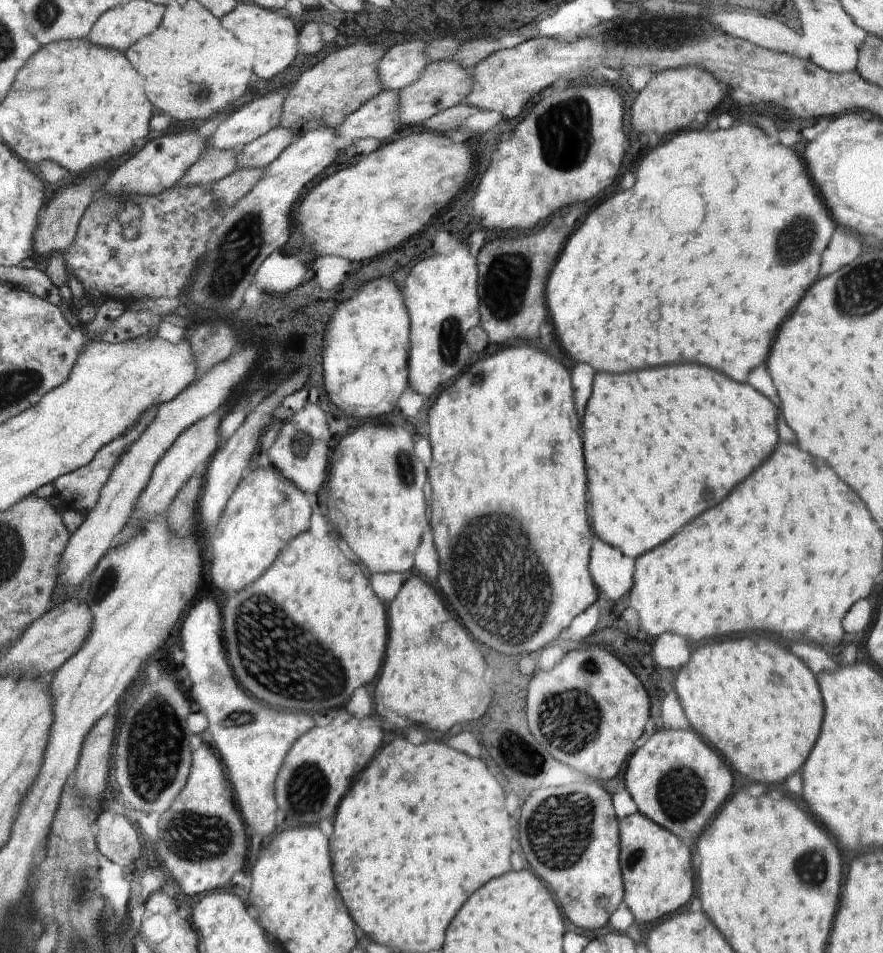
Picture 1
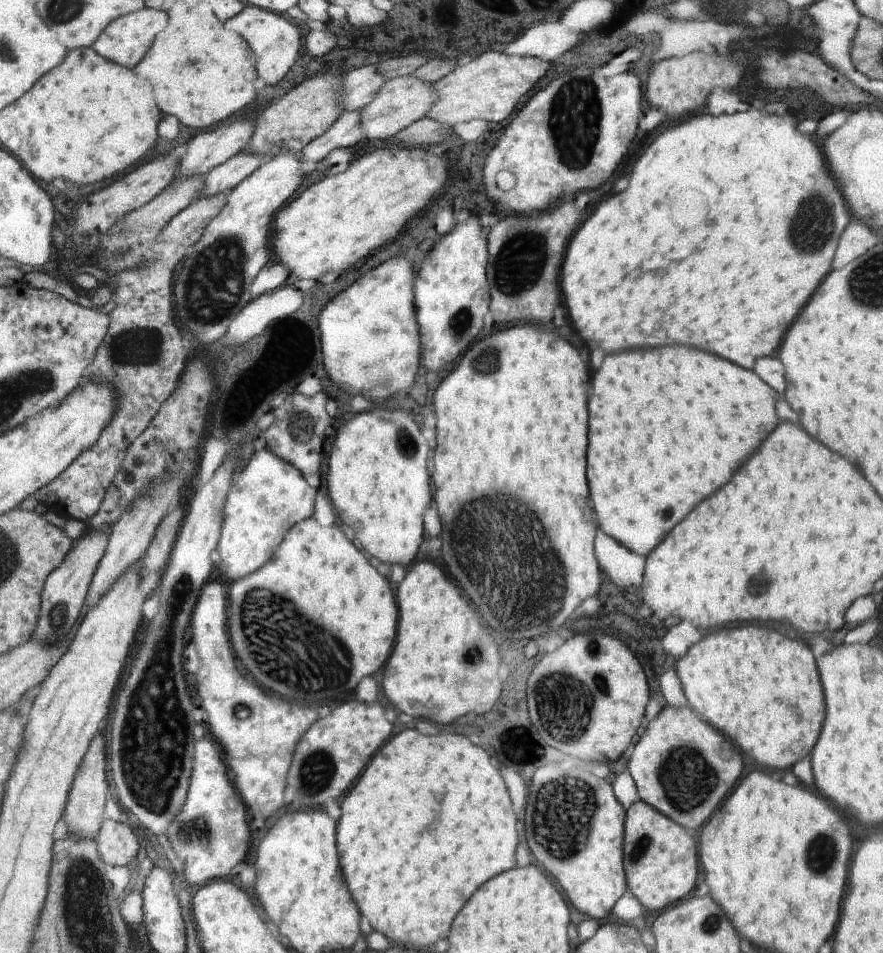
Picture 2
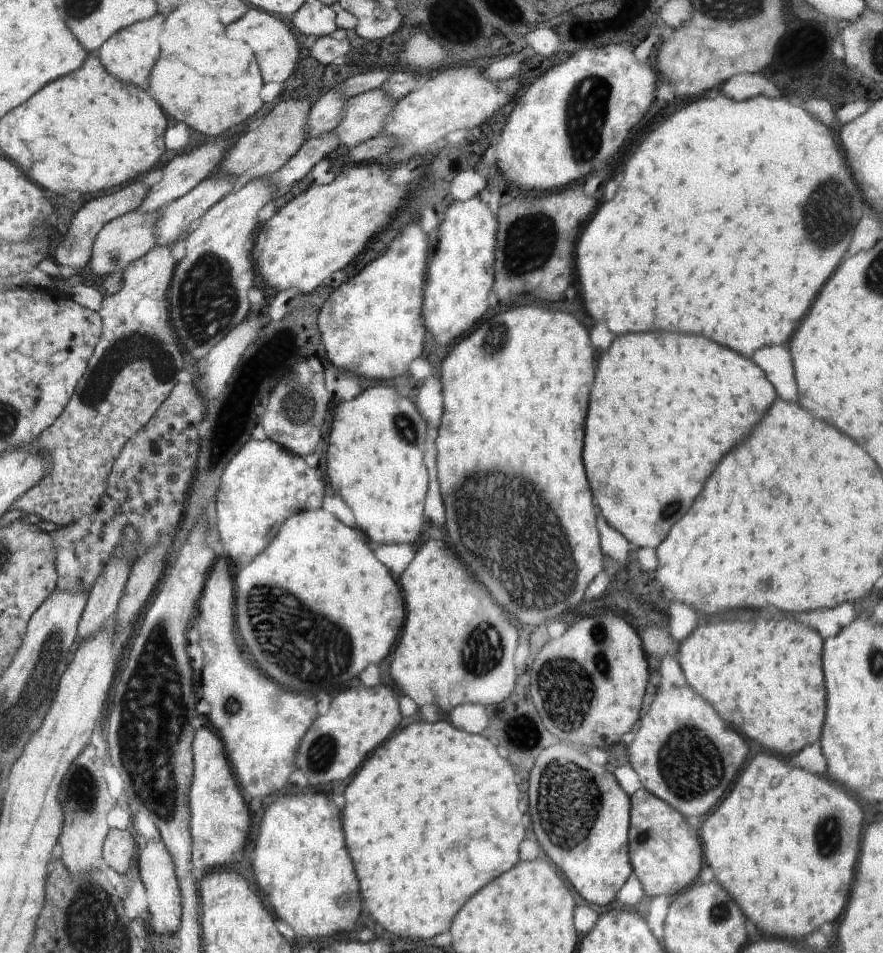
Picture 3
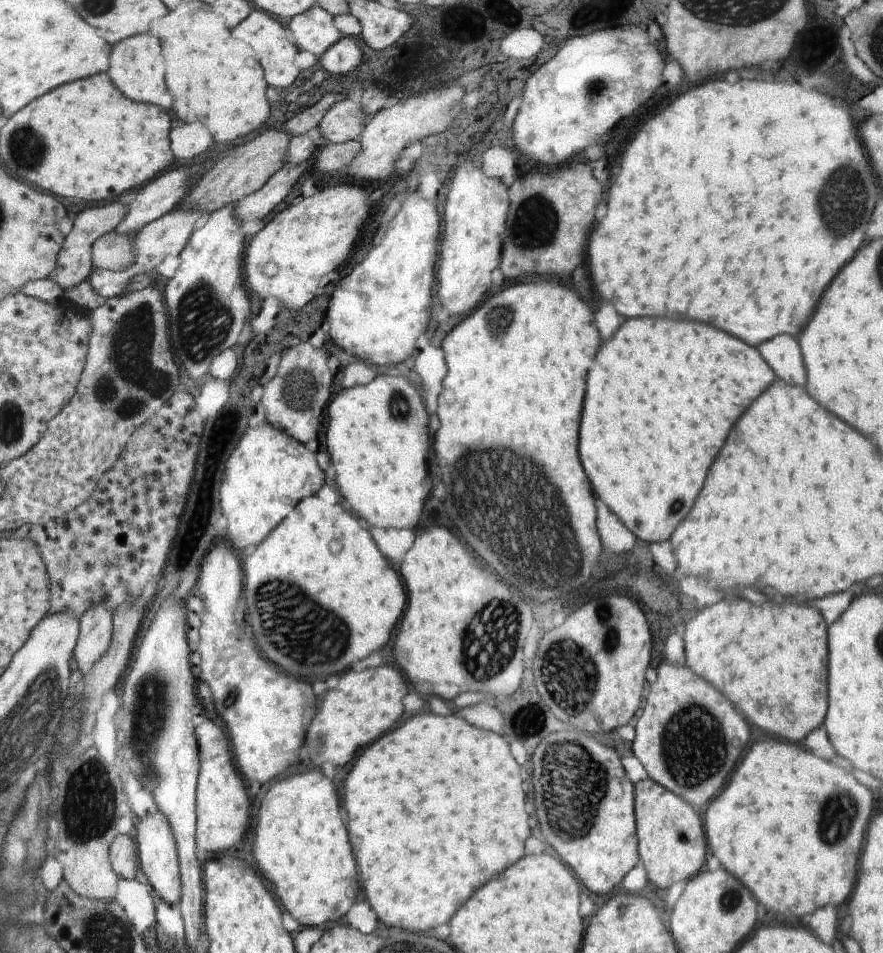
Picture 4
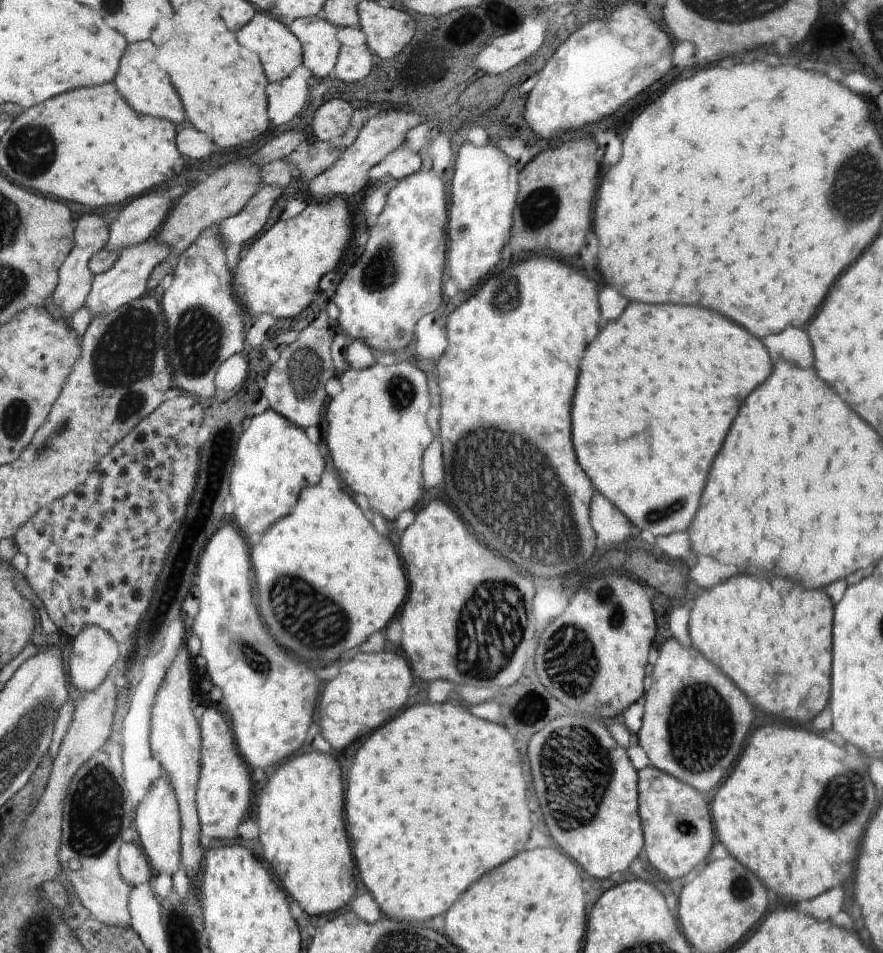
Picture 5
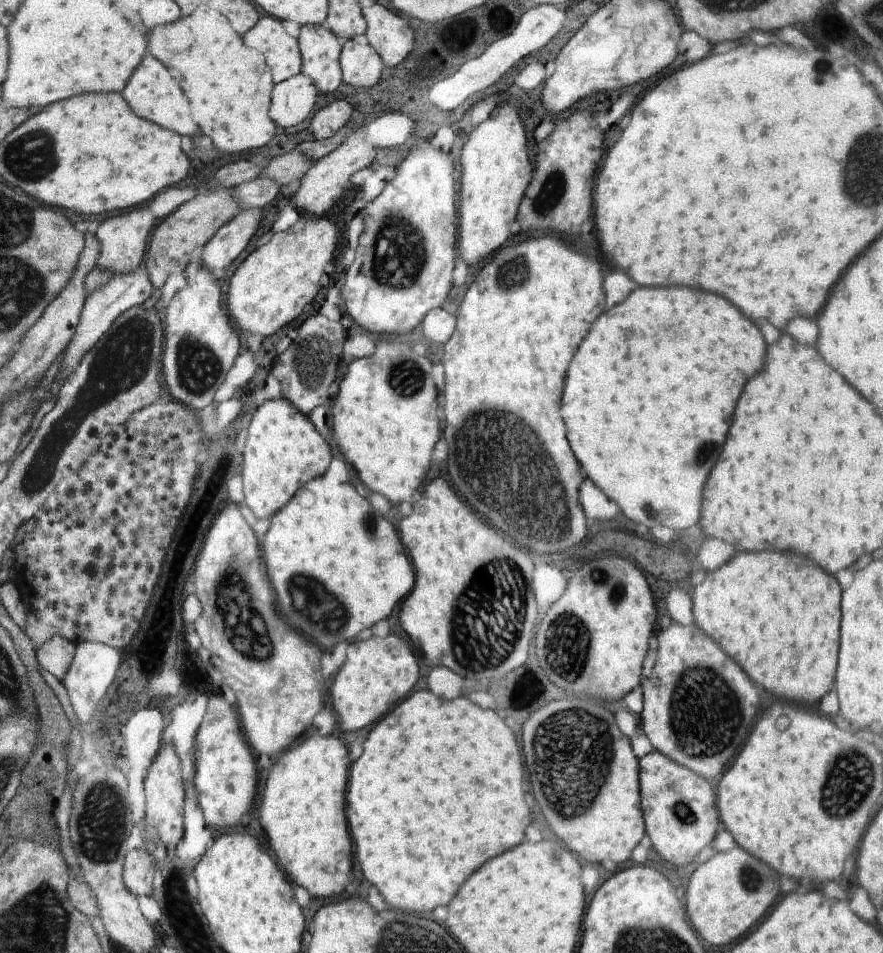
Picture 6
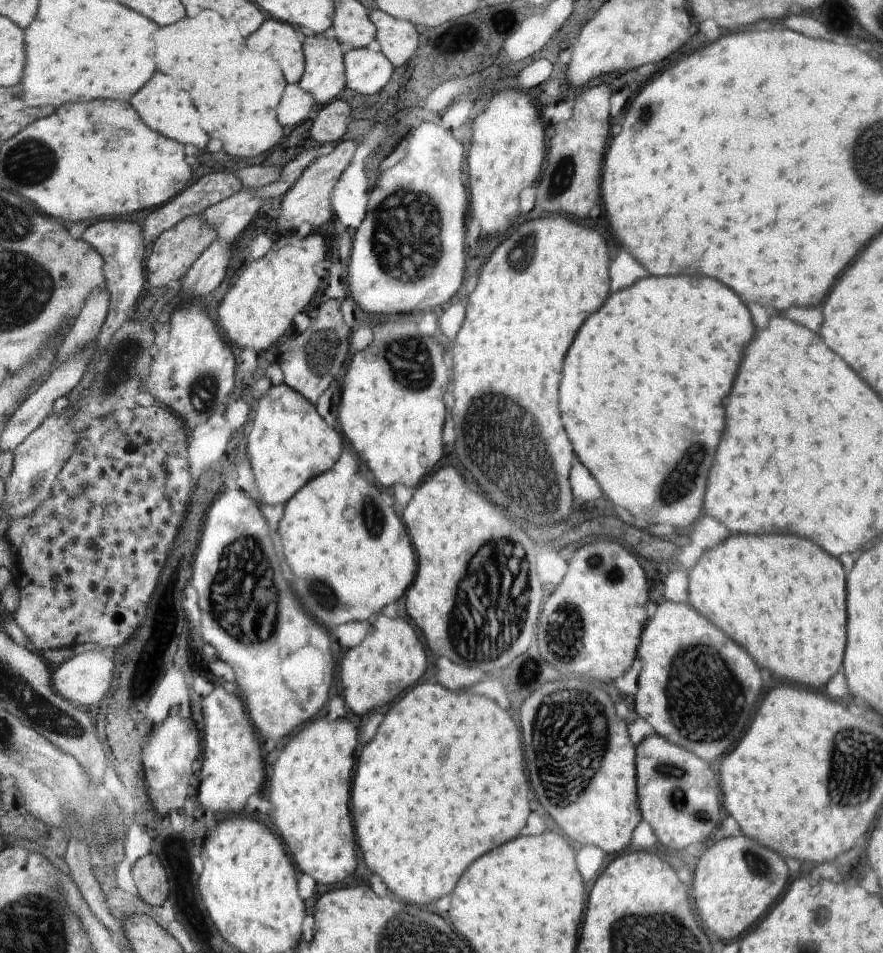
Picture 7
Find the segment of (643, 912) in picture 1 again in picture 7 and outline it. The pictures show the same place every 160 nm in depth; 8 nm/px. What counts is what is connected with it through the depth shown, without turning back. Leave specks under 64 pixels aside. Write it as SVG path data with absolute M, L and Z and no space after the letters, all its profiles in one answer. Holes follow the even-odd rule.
M656 734L636 745L635 755L637 799L641 817L650 824L660 844L664 844L668 850L684 853L685 848L690 844L706 841L712 830L720 826L724 816L722 804L720 804L722 796L718 794L718 782L710 766L689 750Z

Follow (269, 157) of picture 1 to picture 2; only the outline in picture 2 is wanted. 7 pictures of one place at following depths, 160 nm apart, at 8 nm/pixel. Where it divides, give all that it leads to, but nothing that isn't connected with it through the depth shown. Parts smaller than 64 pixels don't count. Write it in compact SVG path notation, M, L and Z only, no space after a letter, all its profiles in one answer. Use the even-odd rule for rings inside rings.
M239 152L230 158L210 169L204 176L204 186L200 197L212 196L218 192L231 191L238 186L245 178L248 178L262 163L266 162L262 154L250 154L250 152Z

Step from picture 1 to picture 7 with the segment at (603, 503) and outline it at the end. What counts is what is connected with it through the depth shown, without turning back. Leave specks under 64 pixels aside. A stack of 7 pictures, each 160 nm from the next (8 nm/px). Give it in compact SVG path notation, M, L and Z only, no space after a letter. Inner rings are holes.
M670 276L670 278L642 278L632 288L626 288L622 292L610 294L606 304L592 314L586 324L578 330L574 344L570 346L564 368L562 368L562 380L560 380L560 410L564 412L564 424L566 434L572 442L572 448L578 456L578 460L590 470L590 474L600 484L602 492L606 494L610 502L613 502L624 515L634 519L644 520L648 524L668 523L676 530L691 528L702 518L704 488L706 478L714 460L716 446L722 438L724 430L724 406L714 406L722 396L730 394L732 382L738 372L738 364L742 362L742 354L746 344L754 338L754 324L750 318L748 308L740 302L740 298L726 288L724 284L718 284L714 278L706 276Z

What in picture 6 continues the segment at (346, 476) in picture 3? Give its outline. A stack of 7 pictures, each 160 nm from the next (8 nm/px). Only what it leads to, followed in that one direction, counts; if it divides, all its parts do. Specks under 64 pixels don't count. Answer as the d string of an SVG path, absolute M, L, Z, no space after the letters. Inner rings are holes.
M380 342L375 344L375 351L372 356L364 357L361 359L354 359L348 366L347 374L342 380L339 386L339 393L335 399L333 406L333 436L338 442L338 448L344 455L344 458L348 466L352 465L361 483L364 484L365 488L369 491L377 492L382 496L385 496L392 504L410 504L415 500L417 490L422 486L424 478L426 478L426 472L428 472L431 464L430 457L434 444L438 442L440 438L440 428L438 428L438 418L436 418L436 408L438 408L438 390L430 378L430 370L432 370L432 358L430 355L420 356L412 351L412 345L398 344L398 342Z

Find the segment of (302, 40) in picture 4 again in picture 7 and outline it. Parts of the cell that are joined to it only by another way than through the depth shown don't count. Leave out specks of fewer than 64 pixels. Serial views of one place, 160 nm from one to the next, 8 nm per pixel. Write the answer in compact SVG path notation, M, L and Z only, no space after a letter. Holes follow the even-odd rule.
M320 35L309 36L304 39L303 51L305 56L305 71L299 80L302 90L310 93L318 104L328 104L338 98L345 88L345 66L343 54L340 51L340 42L335 38Z

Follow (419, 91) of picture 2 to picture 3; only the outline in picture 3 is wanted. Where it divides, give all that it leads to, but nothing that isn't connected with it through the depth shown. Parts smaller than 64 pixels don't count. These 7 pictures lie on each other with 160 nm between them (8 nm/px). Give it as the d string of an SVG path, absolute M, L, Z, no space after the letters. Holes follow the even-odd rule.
M376 89L349 98L344 106L344 114L334 130L338 142L352 149L379 136L396 102L386 92Z

